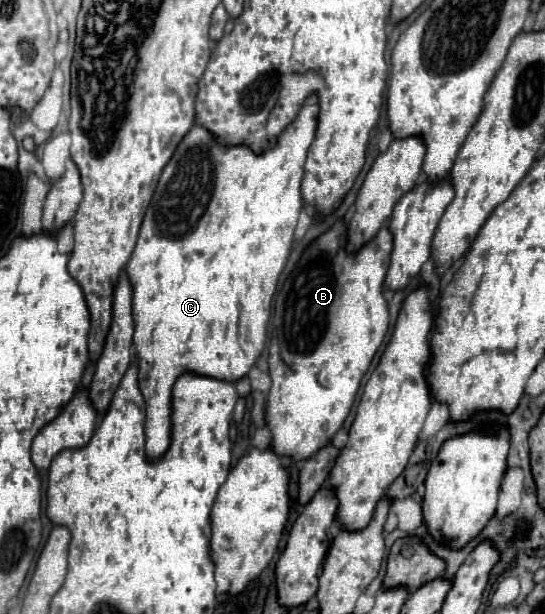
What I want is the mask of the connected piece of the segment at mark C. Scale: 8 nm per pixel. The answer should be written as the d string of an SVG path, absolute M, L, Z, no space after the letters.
M309 95L295 121L289 123L285 127L285 131L277 137L275 147L269 147L261 153L255 153L249 145L221 145L217 143L215 135L211 131L207 131L205 127L201 127L199 123L195 123L189 133L181 139L181 143L177 145L171 161L165 165L155 195L151 199L151 205L145 213L141 231L139 231L139 239L135 245L135 251L125 267L127 277L133 285L133 321L135 321L135 335L133 335L133 343L137 349L137 361L139 361L139 389L145 397L147 403L147 423L145 423L145 437L147 437L147 455L149 459L157 459L161 457L171 441L171 389L175 385L175 379L179 375L183 375L185 371L193 371L199 375L207 375L207 377L215 377L215 379L225 379L225 381L237 381L243 375L247 375L247 371L251 369L251 365L257 361L257 357L261 355L263 347L265 347L265 339L267 339L267 321L271 315L271 299L277 287L277 279L279 273L283 271L289 251L291 251L291 243L293 243L293 231L303 207L303 197L301 197L301 179L303 179L303 165L307 159L307 151L309 145L315 139L315 131L317 131L317 115L319 115L319 105L317 105L317 95Z

